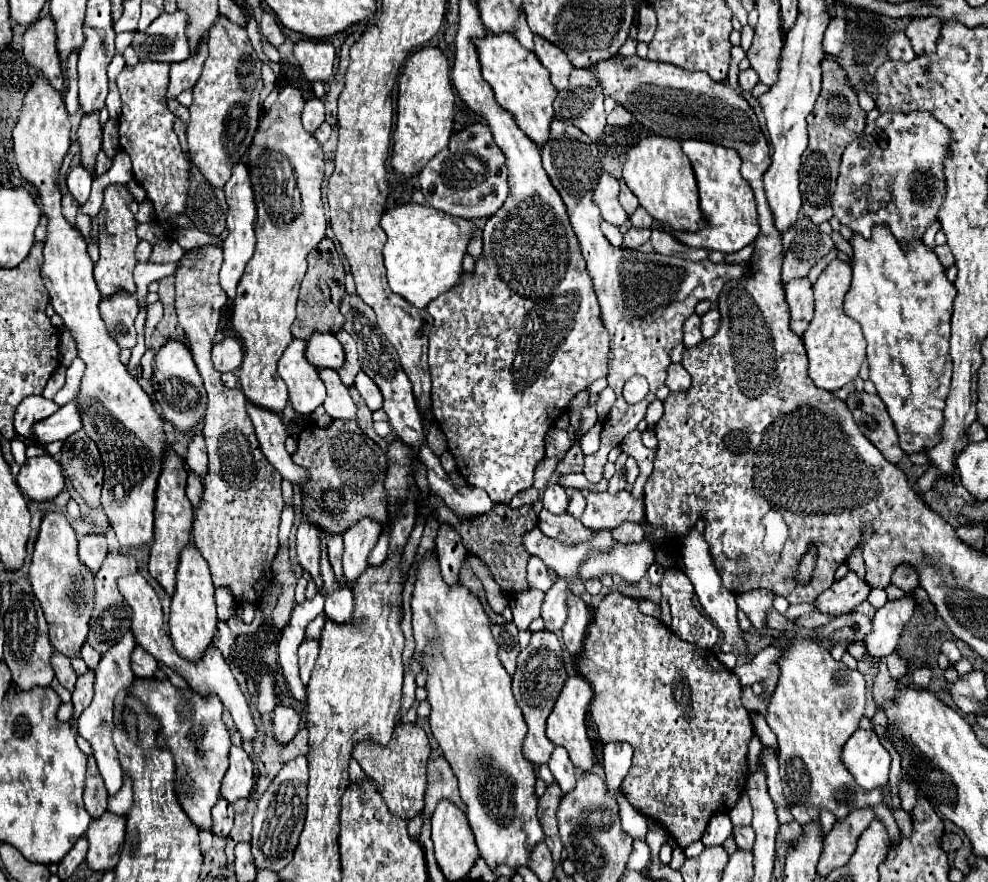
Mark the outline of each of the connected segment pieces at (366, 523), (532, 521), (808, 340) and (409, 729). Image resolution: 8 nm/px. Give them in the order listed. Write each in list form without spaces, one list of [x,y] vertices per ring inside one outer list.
[[[365,517],[343,533],[343,577],[355,581],[367,569],[367,557],[381,535],[381,523]]]
[[[429,495],[427,503],[423,503],[423,507],[419,507],[419,511],[429,515],[433,509],[439,515],[439,523],[449,523],[455,531],[459,531],[459,535],[465,539],[463,543],[465,543],[467,551],[471,555],[477,555],[489,567],[493,579],[501,585],[501,589],[505,593],[515,595],[529,587],[525,581],[525,575],[527,575],[525,567],[527,567],[529,553],[521,545],[521,539],[527,531],[537,527],[537,515],[531,505],[523,505],[517,509],[513,509],[509,505],[493,505],[493,509],[481,517],[475,517],[471,521],[459,521],[457,515],[437,495]]]
[[[833,259],[819,279],[815,281],[815,315],[803,333],[803,343],[809,357],[809,377],[813,383],[825,391],[837,391],[849,383],[859,373],[859,367],[865,359],[865,337],[855,319],[847,317],[843,311],[843,297],[851,285],[851,265],[839,259]]]
[[[407,723],[397,727],[397,741],[391,741],[387,747],[375,745],[375,743],[355,745],[353,759],[361,765],[365,775],[375,781],[391,813],[409,821],[415,815],[419,815],[423,809],[429,753],[431,753],[431,747],[425,731],[413,723]]]

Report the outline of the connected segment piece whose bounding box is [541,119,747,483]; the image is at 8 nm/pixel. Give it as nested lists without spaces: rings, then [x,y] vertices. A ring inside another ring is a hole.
[[[559,119],[551,121],[549,141],[541,147],[543,167],[563,197],[567,215],[571,219],[573,231],[579,239],[583,259],[587,261],[589,277],[593,279],[593,289],[601,307],[601,321],[609,333],[609,373],[607,385],[615,391],[617,399],[603,423],[601,447],[593,455],[585,455],[583,475],[591,483],[601,481],[603,465],[607,463],[607,453],[619,447],[623,437],[637,427],[645,417],[647,405],[655,399],[655,391],[665,385],[667,367],[671,365],[669,349],[683,343],[683,321],[695,313],[695,305],[701,299],[717,303],[719,291],[729,279],[735,279],[747,271],[747,265],[727,265],[711,263],[709,259],[693,263],[679,257],[665,257],[659,253],[627,251],[623,247],[613,247],[599,229],[599,207],[591,201],[597,187],[599,175],[603,173],[597,145],[575,125],[563,123]],[[643,375],[649,381],[649,393],[643,401],[629,405],[623,401],[623,383],[633,377]]]

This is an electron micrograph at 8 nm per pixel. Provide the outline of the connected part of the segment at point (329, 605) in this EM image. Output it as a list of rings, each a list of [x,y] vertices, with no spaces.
[[[323,539],[323,553],[321,553],[321,575],[323,575],[323,589],[321,595],[325,597],[325,615],[333,623],[351,623],[353,621],[353,593],[347,587],[341,587],[341,583],[335,579],[333,569],[327,559],[327,545]]]

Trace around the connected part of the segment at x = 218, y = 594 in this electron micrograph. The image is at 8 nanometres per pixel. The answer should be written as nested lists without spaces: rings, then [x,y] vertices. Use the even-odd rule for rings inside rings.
[[[225,587],[217,589],[215,591],[215,599],[217,599],[217,613],[219,613],[221,621],[227,621],[231,615],[235,615],[237,605],[235,605],[235,599],[229,593],[229,589],[225,589]]]

